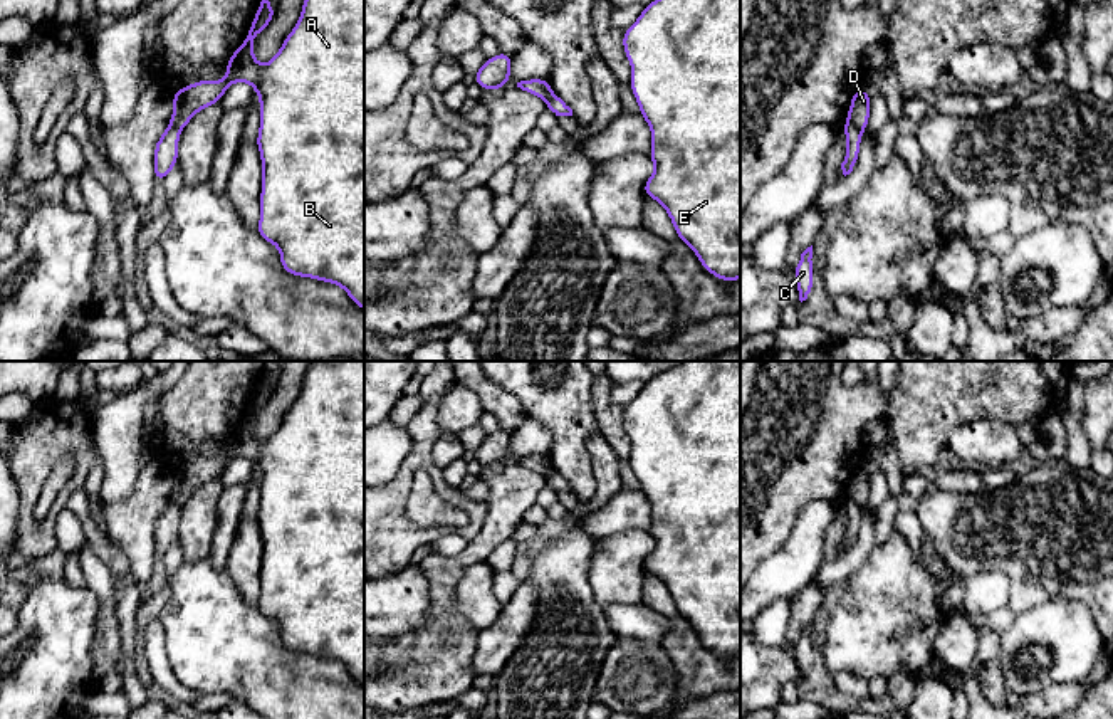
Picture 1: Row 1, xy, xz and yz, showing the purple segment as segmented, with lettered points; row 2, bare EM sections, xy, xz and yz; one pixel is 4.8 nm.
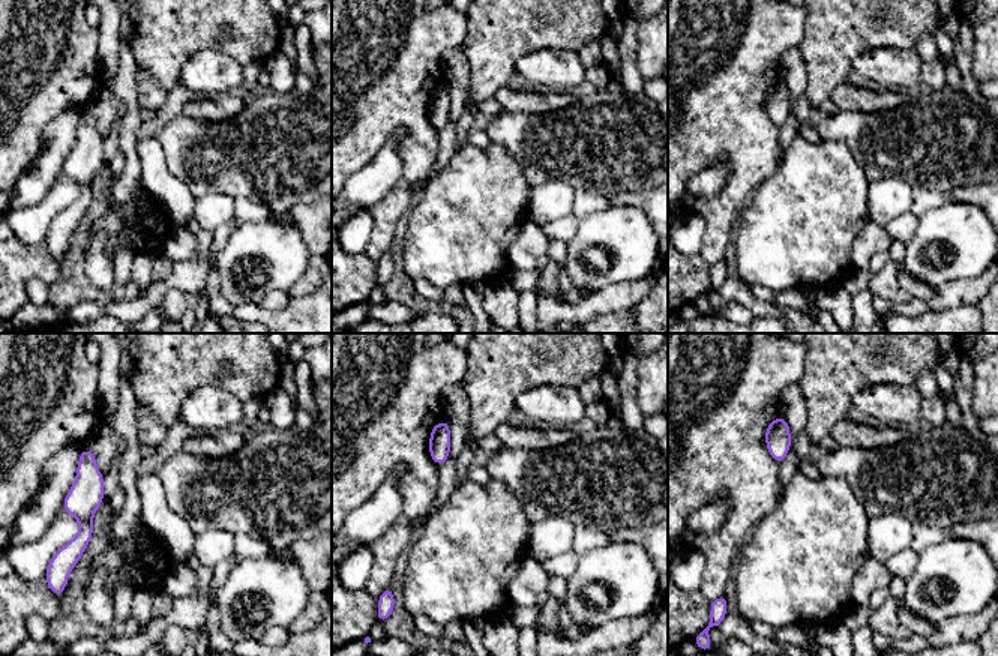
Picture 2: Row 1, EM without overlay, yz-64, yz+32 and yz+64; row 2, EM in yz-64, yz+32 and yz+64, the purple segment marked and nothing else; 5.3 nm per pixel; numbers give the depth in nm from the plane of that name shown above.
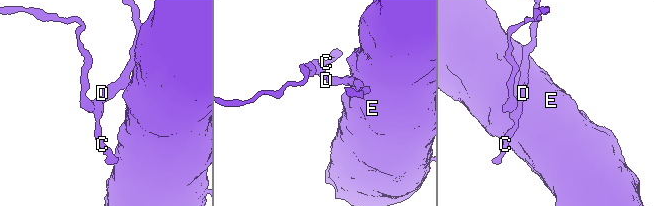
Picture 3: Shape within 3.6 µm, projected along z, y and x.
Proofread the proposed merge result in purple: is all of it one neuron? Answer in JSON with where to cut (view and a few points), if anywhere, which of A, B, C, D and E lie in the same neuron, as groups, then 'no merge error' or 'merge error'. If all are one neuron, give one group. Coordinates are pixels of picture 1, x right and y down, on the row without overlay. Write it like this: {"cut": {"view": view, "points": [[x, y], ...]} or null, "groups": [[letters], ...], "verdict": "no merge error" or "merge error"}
{"cut": {"view": "yz", "points": [[848, 493], [860, 509]]}, "groups": [["A", "B", "D", "E"], ["C"]], "verdict": "merge error"}

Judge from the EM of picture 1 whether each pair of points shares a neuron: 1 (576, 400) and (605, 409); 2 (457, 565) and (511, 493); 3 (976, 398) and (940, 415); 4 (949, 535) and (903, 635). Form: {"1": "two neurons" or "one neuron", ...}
{"1": "two neurons", "2": "one neuron", "3": "one neuron", "4": "two neurons"}

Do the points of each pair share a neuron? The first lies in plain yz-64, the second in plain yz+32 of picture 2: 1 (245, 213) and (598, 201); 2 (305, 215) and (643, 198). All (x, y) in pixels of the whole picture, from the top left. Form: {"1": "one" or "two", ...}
{"1": "one", "2": "one"}

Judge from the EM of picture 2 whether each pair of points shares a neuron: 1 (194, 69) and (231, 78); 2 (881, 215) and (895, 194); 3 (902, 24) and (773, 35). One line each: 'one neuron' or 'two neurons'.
1: one neuron
2: one neuron
3: two neurons

